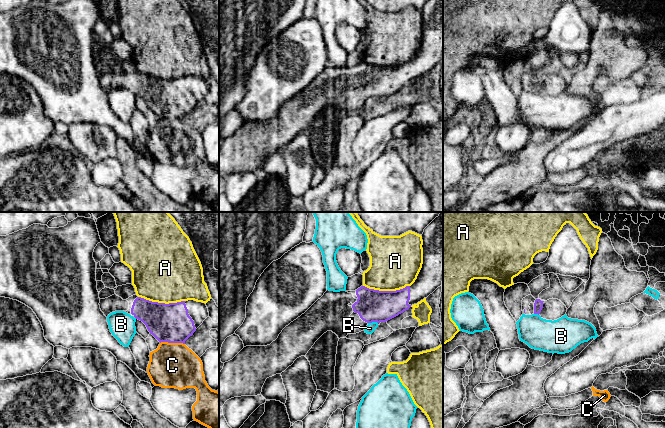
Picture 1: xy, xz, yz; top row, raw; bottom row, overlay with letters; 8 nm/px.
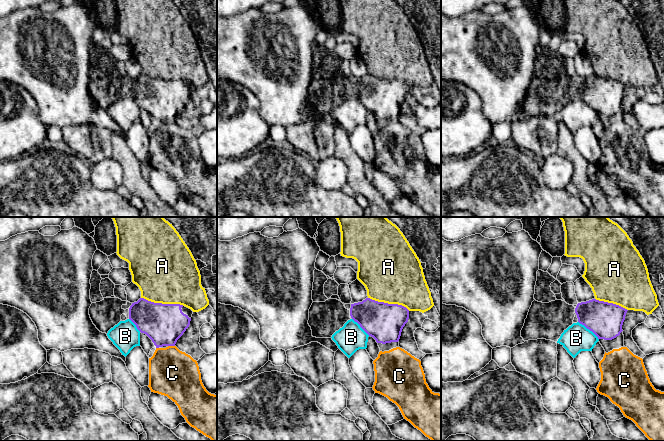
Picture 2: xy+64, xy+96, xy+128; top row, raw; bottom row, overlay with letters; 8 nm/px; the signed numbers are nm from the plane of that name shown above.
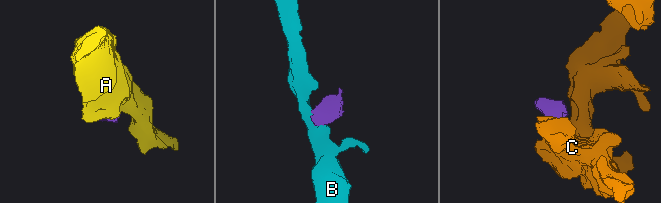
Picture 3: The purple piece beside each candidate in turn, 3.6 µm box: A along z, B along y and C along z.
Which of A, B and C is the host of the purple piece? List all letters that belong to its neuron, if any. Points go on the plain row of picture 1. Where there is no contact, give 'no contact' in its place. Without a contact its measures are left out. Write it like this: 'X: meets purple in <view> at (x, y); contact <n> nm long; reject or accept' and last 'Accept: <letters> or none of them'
A: meets purple in xy at (162, 79); contact 380 nm long; reject
B: meets purple in xz at (372, 97); contact 80 nm long; reject
C: meets purple in xy at (172, 118); contact 200 nm long; reject
Accept: none of them

